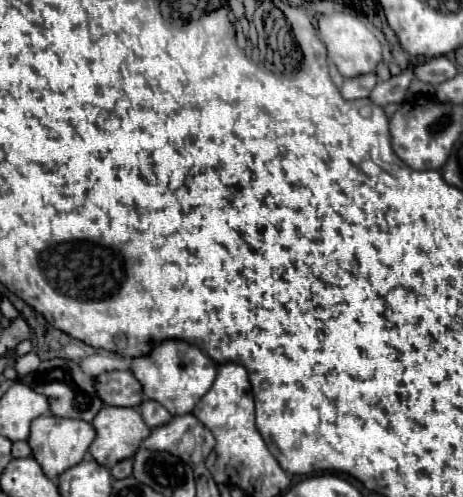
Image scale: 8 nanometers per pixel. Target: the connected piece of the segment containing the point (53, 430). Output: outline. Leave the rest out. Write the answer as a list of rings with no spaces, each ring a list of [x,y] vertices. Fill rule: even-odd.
[[[51,414],[39,416],[31,422],[31,434],[29,434],[29,446],[33,458],[41,464],[41,470],[51,480],[59,478],[65,470],[73,468],[73,464],[79,464],[89,448],[89,444],[95,438],[95,430],[85,420],[71,420],[71,418],[55,418]]]

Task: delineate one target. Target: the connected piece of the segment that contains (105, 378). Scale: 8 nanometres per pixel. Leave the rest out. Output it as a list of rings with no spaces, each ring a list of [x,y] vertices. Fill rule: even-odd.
[[[103,372],[95,378],[97,396],[101,396],[103,404],[109,406],[139,406],[143,400],[141,384],[135,380],[131,372]]]

